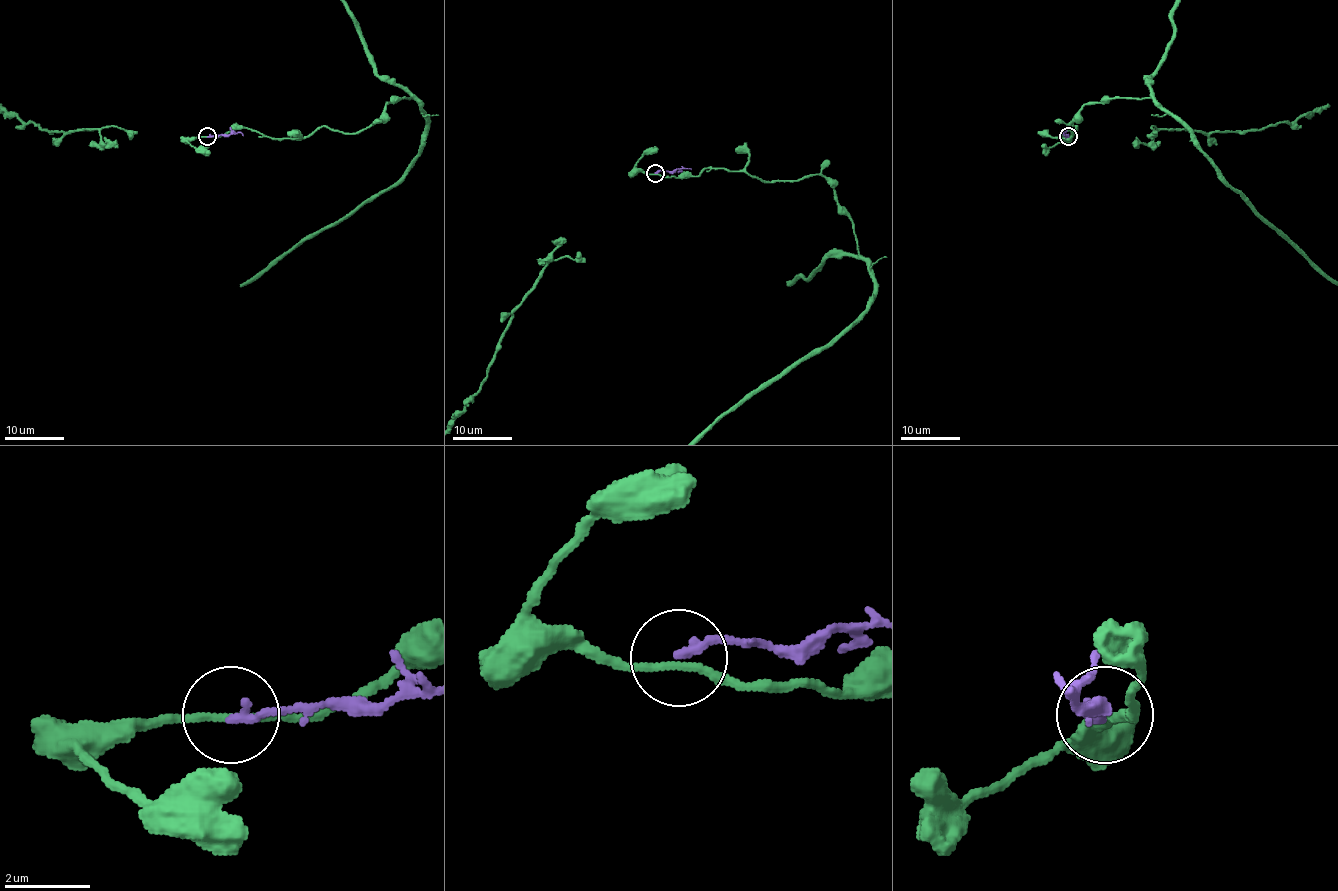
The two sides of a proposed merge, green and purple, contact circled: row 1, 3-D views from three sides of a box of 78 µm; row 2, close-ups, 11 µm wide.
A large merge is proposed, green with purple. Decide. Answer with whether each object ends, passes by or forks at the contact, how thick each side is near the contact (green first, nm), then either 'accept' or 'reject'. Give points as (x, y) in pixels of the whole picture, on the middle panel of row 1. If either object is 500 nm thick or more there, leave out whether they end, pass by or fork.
green passes by | purple ends | 170/240 nm | reject

